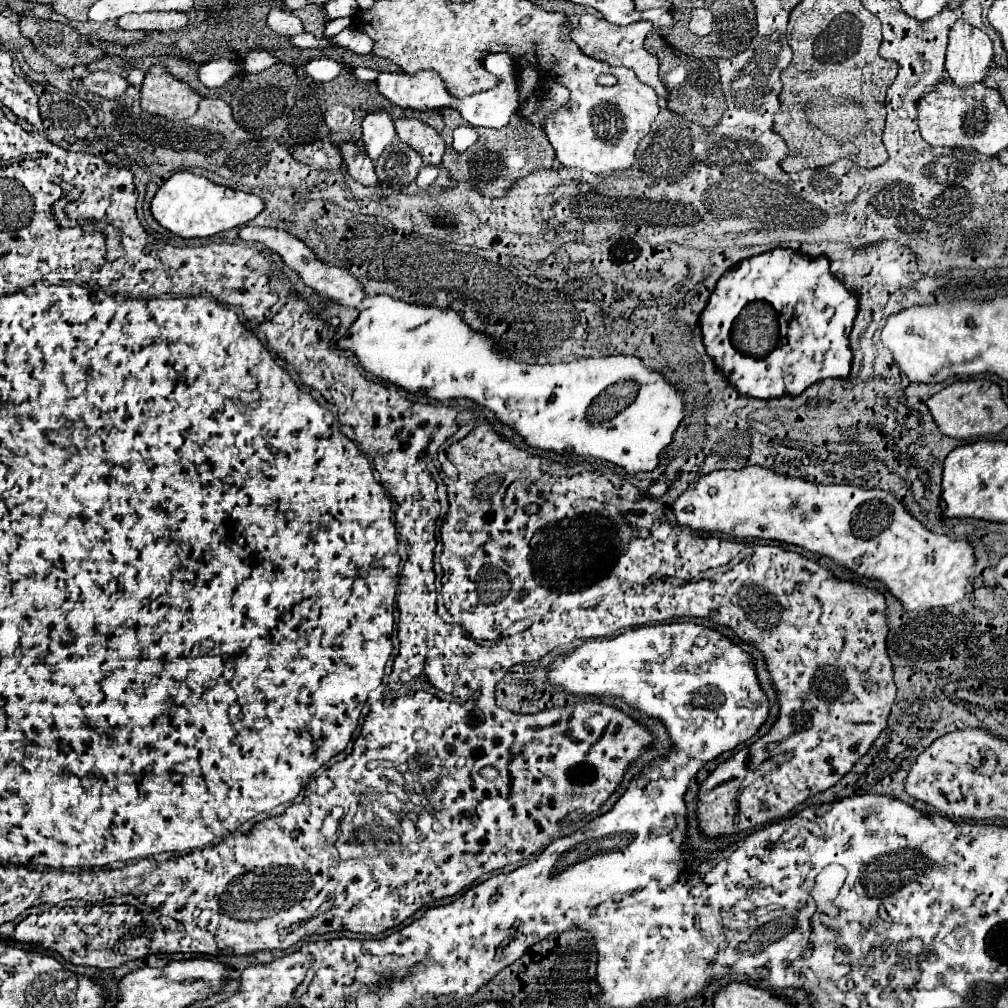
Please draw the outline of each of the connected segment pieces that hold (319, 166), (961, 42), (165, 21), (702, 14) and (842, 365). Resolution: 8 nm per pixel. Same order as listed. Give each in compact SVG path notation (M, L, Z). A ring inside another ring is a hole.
M316 140L312 144L296 146L292 156L294 156L294 160L298 160L314 170L338 172L342 168L340 148L332 146L332 142L328 142L328 140Z
M956 22L950 30L950 44L946 52L946 72L958 88L984 82L992 66L992 40L978 28Z
M146 12L146 14L124 14L118 18L122 30L142 30L142 32L176 32L188 24L188 16L182 12Z
M696 8L696 10L692 10L690 30L698 36L706 36L710 32L712 20L714 20L714 14L708 8Z
M782 248L768 250L740 262L718 280L716 290L700 314L704 348L738 394L762 400L800 396L808 386L820 380L848 378L852 362L848 334L856 316L854 298L856 296L832 276L824 256L808 258ZM752 302L768 302L778 312L780 338L776 348L764 358L744 356L730 342L730 328L736 316Z

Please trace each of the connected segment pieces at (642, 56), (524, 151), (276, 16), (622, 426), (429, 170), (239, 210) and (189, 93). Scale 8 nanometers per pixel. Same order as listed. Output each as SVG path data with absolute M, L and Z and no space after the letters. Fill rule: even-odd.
M584 14L584 16L580 16L580 30L574 32L574 42L580 46L580 50L586 56L590 56L594 60L606 62L610 66L632 68L640 82L652 86L658 92L660 98L668 98L668 88L658 76L658 60L656 60L656 56L648 54L642 46L650 28L652 28L650 22L634 22L634 24L628 24L628 26L614 26L606 20L596 20L596 16L592 16L592 14Z
M442 108L442 118L444 118L444 130L442 138L446 142L446 152L444 152L444 162L442 166L450 172L450 176L458 182L470 184L476 192L488 198L502 198L508 194L508 190L514 186L516 180L526 178L528 172L536 170L550 170L554 166L554 148L550 146L548 138L540 128L534 128L526 118L516 114L512 122L506 128L500 130L490 130L490 128L478 128L478 142L464 150L462 154L452 150L452 132L464 124L464 118L460 112L452 108Z
M272 10L268 16L268 26L284 38L292 38L294 34L300 34L304 30L302 20L286 10Z
M376 294L376 296L368 296L364 306L360 308L358 312L358 318L350 324L348 332L346 332L346 338L340 338L338 342L338 348L344 348L344 350L352 350L360 364L364 366L366 372L370 372L372 376L380 378L380 380L386 380L386 382L392 382L408 392L416 392L416 390L422 390L428 398L436 400L436 402L444 402L444 400L458 400L458 398L468 398L488 410L492 410L496 414L496 418L510 426L516 434L520 434L524 438L524 442L532 448L540 448L540 450L548 450L548 452L556 452L556 454L564 454L564 452L570 452L574 456L582 456L582 458L600 458L600 460L606 460L606 462L612 462L616 466L622 466L628 474L638 474L638 472L650 472L658 466L658 454L672 442L672 432L678 428L680 420L684 418L684 404L680 400L680 396L676 394L676 390L654 370L650 368L644 368L642 362L634 356L606 356L606 358L582 358L580 362L560 362L560 364L544 364L544 366L538 366L538 364L524 364L524 362L514 362L512 358L508 356L500 356L496 350L494 350L494 344L490 338L486 336L480 336L476 332L472 332L466 322L454 312L454 310L440 310L440 308L426 308L426 306L416 306L416 304L408 304L408 302L402 302L402 300L394 300L390 296L384 296L384 294Z
M422 166L422 170L420 170L420 174L418 174L418 178L416 178L416 184L420 186L420 190L428 190L432 184L434 184L434 180L438 178L438 168L434 168L434 166Z
M176 172L174 176L170 176L160 186L150 204L154 220L182 238L208 238L222 230L244 226L258 212L262 212L262 208L262 198L246 192L236 192L234 198L228 198L224 194L224 186L218 186L204 176L194 176L190 172Z
M152 66L140 90L140 106L166 120L184 120L198 110L200 96L184 82L176 80L162 66Z

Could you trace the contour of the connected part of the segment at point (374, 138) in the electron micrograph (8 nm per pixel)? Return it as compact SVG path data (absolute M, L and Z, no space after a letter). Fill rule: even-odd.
M372 112L362 122L362 142L366 146L366 154L372 158L372 162L378 160L380 152L384 152L386 146L396 140L396 130L386 112Z

